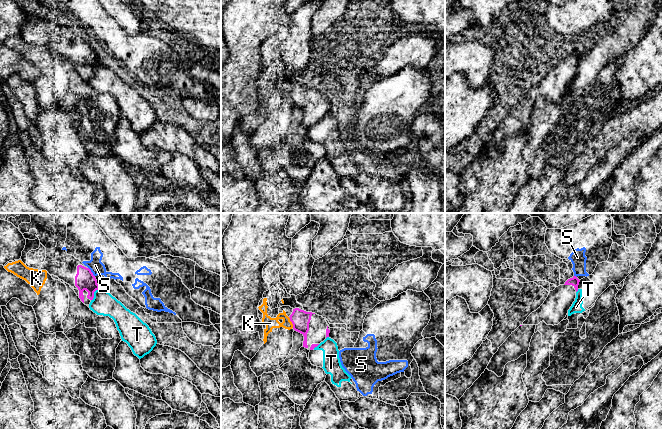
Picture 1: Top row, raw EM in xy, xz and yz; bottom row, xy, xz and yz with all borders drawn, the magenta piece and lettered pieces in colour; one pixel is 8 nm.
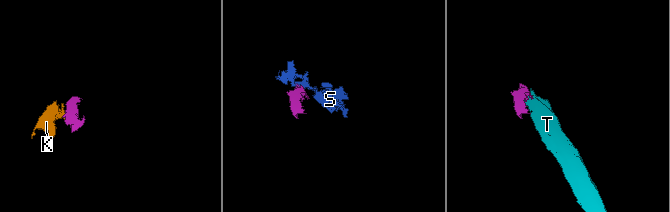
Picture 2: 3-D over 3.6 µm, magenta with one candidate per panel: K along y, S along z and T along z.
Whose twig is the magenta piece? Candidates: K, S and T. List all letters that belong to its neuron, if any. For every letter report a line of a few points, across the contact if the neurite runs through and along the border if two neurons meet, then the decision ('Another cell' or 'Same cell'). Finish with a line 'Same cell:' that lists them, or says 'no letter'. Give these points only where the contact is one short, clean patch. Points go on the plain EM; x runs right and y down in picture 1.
K: Another cell
S: Line: xy (88, 43), (94, 52). Another cell
T: Line: xy (99, 64), (94, 68), (94, 73), (91, 76). Another cell
Same cell: no letter

